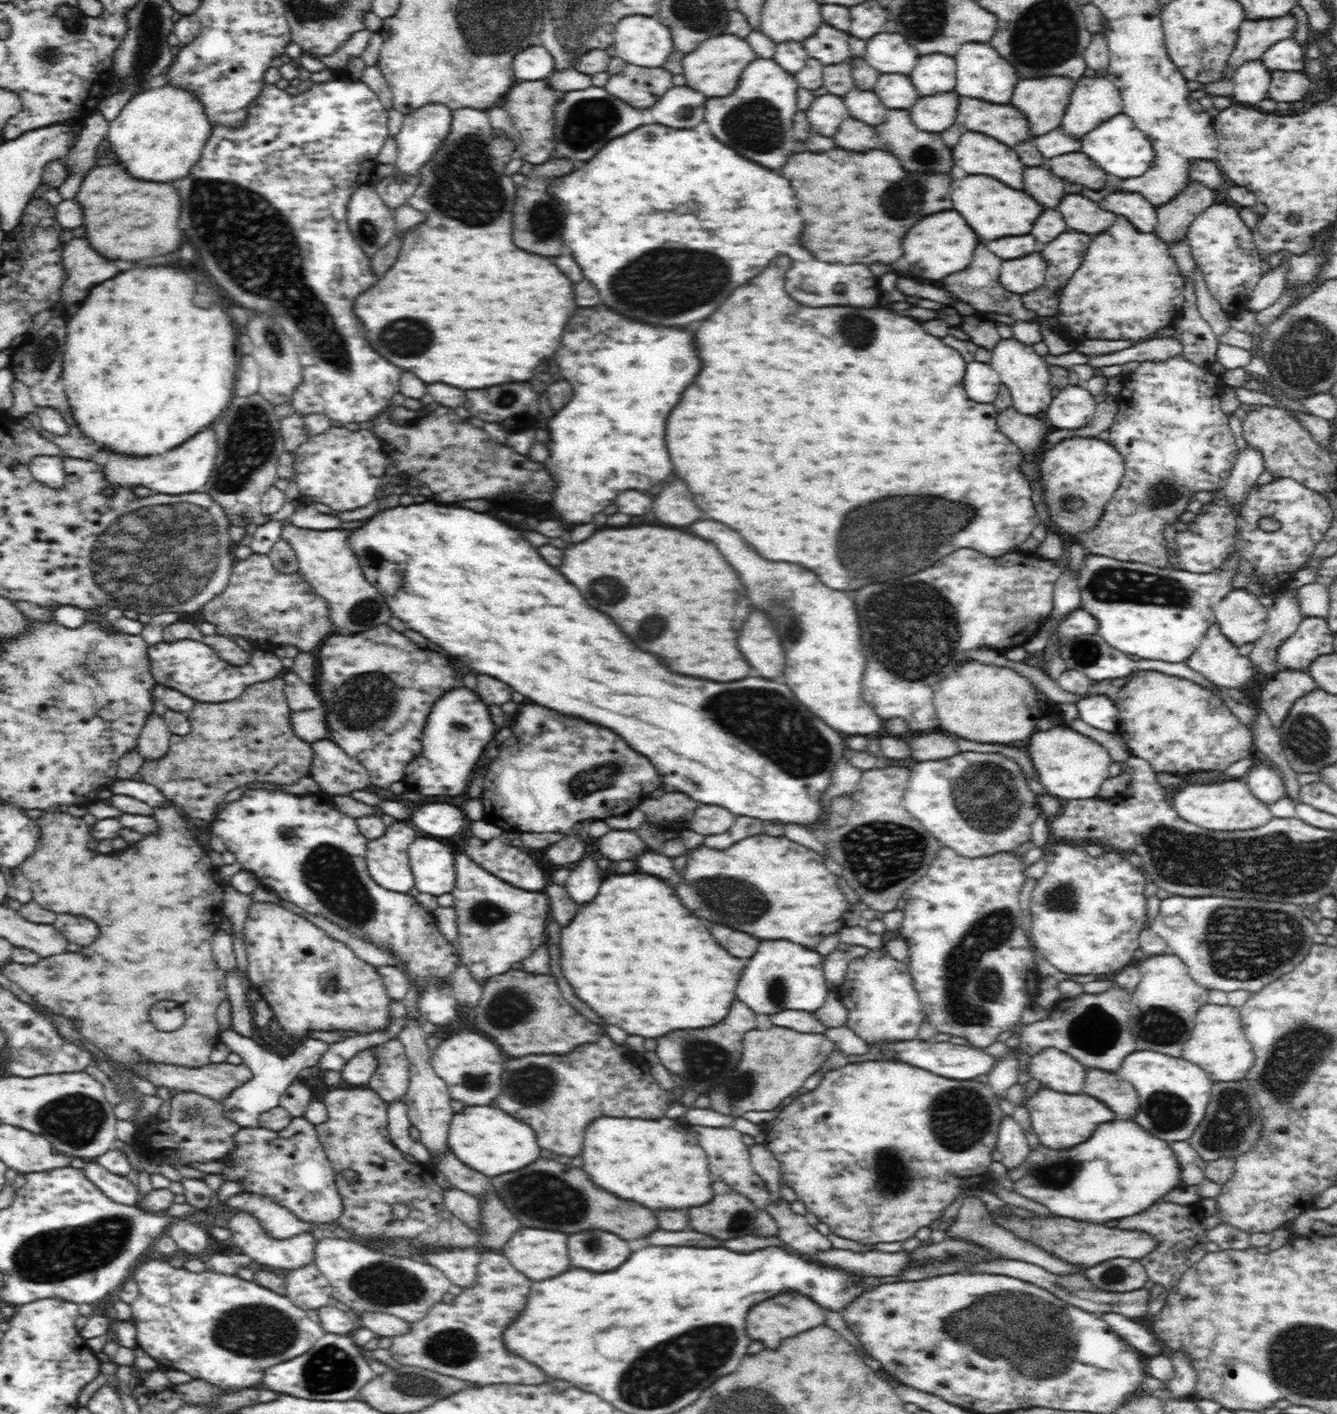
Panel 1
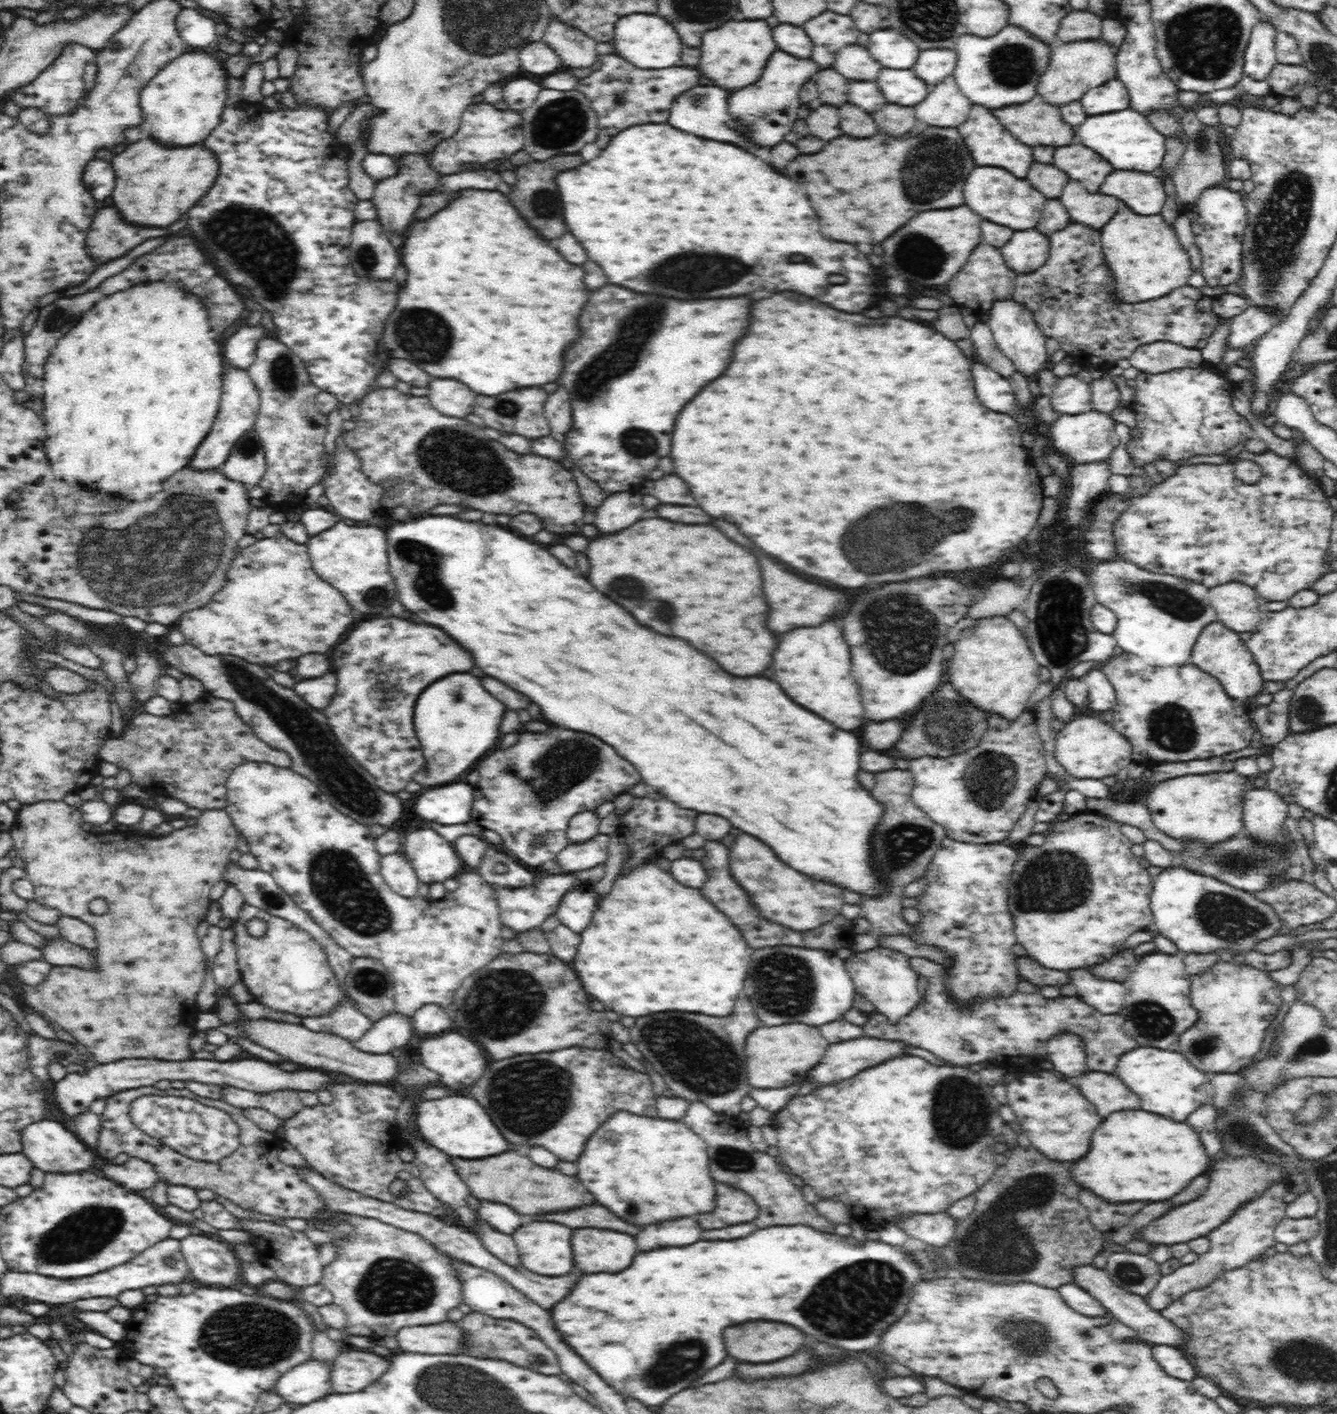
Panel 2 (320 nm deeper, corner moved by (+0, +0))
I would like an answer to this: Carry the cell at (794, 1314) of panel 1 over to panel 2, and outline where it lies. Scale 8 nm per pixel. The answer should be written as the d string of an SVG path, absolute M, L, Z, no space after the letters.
M752 1322L744 1328L740 1324L726 1330L726 1348L730 1348L730 1356L754 1364L792 1356L802 1344L804 1332L776 1322Z

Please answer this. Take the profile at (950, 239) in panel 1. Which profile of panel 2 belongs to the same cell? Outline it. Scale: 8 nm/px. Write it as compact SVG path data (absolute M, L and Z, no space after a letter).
M960 206L960 208L950 208L950 210L930 210L918 214L902 232L894 232L884 248L884 260L908 282L910 292L924 288L931 288L938 285L946 285L956 272L960 272L970 252L982 242L982 232L980 232L980 222L970 208Z

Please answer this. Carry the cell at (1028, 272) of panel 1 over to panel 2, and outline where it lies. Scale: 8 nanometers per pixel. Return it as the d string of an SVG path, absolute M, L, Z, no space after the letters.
M1038 230L1014 232L1010 242L1000 248L1006 265L1018 274L1032 274L1049 259L1048 238Z

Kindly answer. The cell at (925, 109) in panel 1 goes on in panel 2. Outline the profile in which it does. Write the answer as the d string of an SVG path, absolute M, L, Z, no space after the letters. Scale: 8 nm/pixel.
M948 76L942 84L936 84L926 100L914 110L916 118L930 126L956 128L968 118L970 108L972 102L958 90L954 78Z

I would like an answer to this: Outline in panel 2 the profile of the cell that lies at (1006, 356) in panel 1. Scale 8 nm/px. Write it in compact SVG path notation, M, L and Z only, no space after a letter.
M1012 298L998 299L992 303L987 314L990 317L987 325L992 331L995 346L1011 361L1019 374L1030 380L1034 379L1040 370L1044 370L1043 366L1049 362L1050 357L1046 353L1047 336L1040 330L1038 323L1034 322L1034 318L1031 318L1030 310L1026 310L1022 303L1016 303Z

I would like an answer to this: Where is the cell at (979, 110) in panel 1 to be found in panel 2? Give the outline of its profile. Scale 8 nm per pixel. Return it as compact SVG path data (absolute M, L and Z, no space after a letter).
M1042 96L1030 102L994 110L994 116L1028 146L1066 146L1074 140L1074 130L1062 120L1060 108L1050 108Z

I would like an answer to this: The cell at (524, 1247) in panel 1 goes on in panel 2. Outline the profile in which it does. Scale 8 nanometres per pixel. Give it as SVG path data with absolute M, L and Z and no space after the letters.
M531 1220L528 1224L518 1227L512 1236L521 1266L535 1272L536 1275L564 1276L574 1268L572 1248L570 1248L572 1228L546 1220Z

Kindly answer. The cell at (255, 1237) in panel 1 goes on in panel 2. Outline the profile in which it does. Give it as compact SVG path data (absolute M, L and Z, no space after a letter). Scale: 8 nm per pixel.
M239 1219L239 1227L234 1229L246 1231L251 1237L251 1245L257 1250L259 1262L274 1270L276 1280L291 1285L295 1289L320 1283L323 1268L336 1258L334 1241L323 1246L315 1246L304 1231L294 1231L285 1225L278 1226L278 1224L269 1223L266 1219L262 1222L254 1219Z

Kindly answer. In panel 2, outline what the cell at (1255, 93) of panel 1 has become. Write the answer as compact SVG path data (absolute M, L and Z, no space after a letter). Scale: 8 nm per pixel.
M1266 19L1253 26L1245 54L1243 75L1254 80L1264 80L1277 63L1275 36L1277 29Z

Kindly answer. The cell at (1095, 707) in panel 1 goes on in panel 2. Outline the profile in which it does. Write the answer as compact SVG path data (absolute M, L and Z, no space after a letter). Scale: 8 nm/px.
M1089 670L1081 676L1088 687L1088 706L1092 711L1104 713L1116 706L1116 694L1110 679L1100 670Z

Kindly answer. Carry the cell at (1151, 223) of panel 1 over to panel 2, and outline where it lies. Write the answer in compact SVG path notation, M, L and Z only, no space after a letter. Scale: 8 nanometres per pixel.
M1132 171L1112 172L1100 188L1102 194L1124 200L1136 214L1160 215L1167 198L1164 183L1156 173Z

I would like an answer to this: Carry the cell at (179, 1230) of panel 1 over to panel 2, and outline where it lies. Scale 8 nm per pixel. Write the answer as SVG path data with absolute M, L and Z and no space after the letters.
M192 1234L179 1242L191 1278L198 1285L230 1288L243 1283L240 1260L229 1244Z

